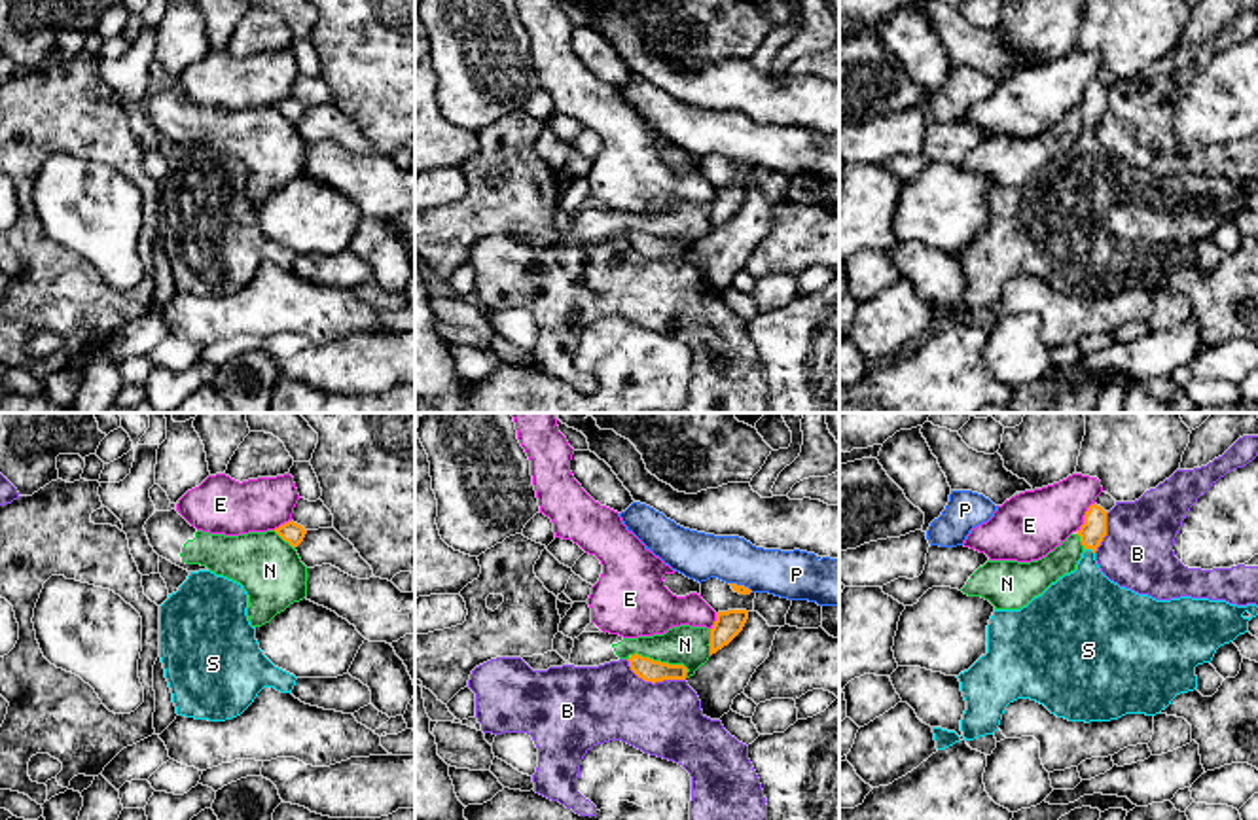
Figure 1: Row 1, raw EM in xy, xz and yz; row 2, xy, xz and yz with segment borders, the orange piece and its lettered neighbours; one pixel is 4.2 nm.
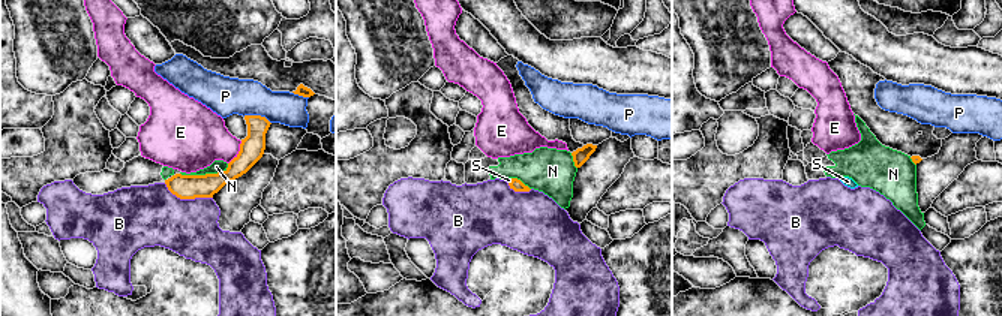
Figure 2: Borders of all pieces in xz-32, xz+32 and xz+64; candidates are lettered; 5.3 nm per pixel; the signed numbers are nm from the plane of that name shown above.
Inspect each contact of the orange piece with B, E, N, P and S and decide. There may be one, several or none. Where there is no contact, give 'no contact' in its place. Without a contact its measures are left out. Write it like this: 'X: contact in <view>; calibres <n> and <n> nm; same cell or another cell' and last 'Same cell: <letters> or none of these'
B: contact in xz; calibres 100 and 320 nm; another cell
E: contact in yz; calibres 110 and 280 nm; another cell
N: contact in xz; calibres 100 and 170 nm; another cell
P: contact in xz; calibres 50 and 220 nm; another cell
S: contact in yz; calibres 110 and 320 nm; same cell
Same cell: S

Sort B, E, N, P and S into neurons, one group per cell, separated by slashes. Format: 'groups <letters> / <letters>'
groups B / E / N / P / S

